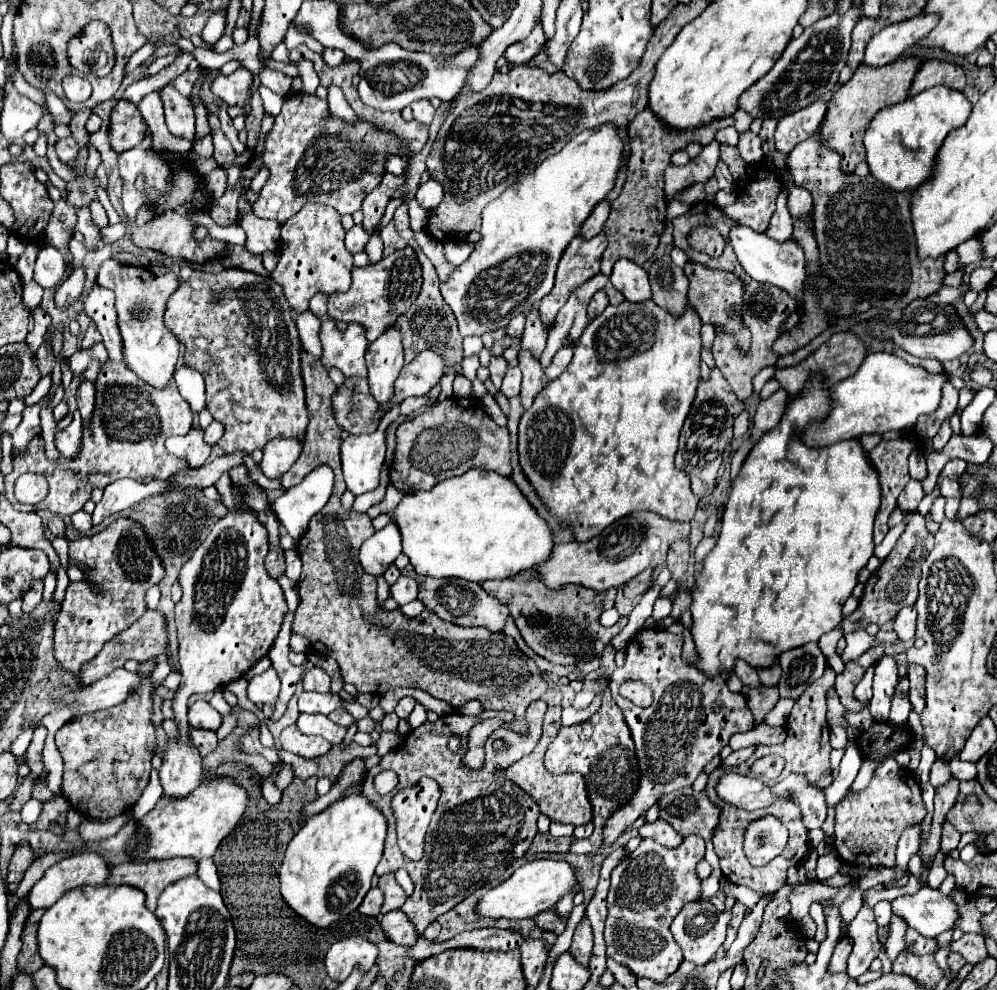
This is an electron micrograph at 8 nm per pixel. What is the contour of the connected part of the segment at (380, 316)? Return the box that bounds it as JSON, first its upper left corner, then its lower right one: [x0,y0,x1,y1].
[329,246,423,340]

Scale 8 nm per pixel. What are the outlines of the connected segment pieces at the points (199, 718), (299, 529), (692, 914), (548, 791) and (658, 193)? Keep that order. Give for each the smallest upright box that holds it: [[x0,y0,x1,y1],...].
[[189,700,221,730],[273,464,333,542],[671,900,727,964],[505,706,591,826],[600,108,753,276]]

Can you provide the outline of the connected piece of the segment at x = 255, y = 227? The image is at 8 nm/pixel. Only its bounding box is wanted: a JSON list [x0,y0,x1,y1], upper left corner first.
[237,182,279,254]

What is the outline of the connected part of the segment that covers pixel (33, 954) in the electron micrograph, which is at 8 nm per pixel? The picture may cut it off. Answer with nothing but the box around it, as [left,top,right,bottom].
[19,908,45,972]

